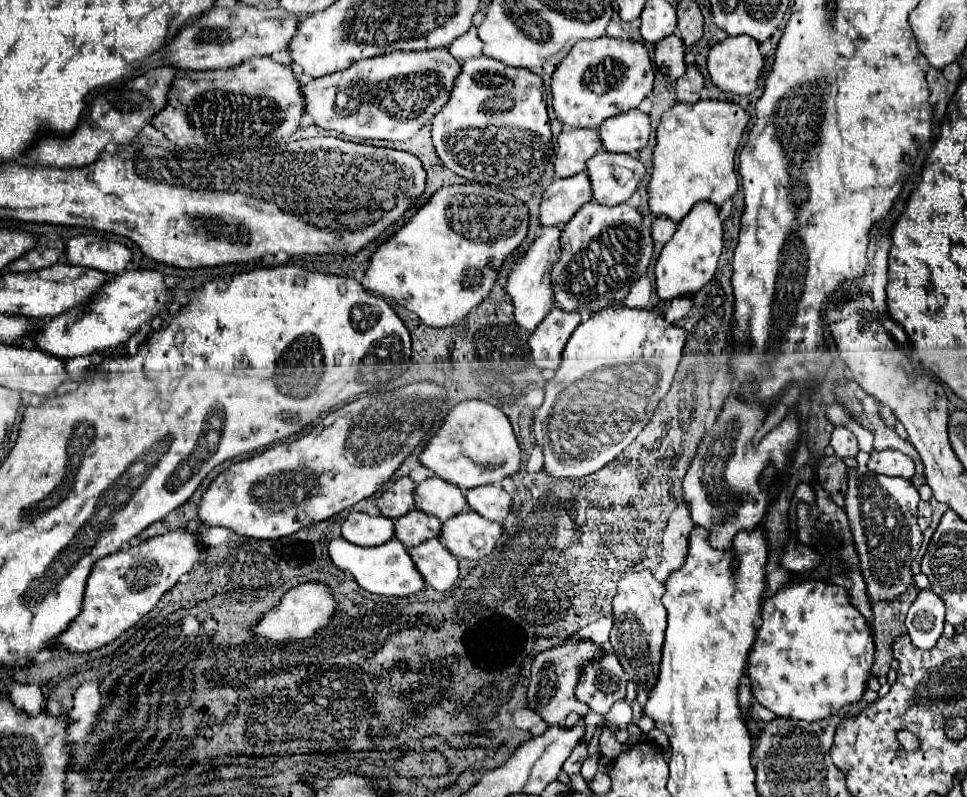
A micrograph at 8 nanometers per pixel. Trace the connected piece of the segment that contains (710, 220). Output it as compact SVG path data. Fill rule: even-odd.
M696 205L684 221L676 227L674 237L664 245L658 255L654 275L656 275L656 295L660 301L672 301L676 297L686 297L698 293L716 273L718 257L722 253L722 219L714 205Z

